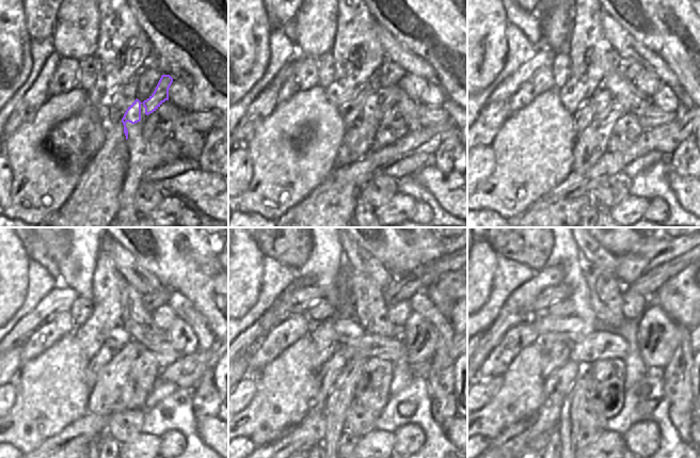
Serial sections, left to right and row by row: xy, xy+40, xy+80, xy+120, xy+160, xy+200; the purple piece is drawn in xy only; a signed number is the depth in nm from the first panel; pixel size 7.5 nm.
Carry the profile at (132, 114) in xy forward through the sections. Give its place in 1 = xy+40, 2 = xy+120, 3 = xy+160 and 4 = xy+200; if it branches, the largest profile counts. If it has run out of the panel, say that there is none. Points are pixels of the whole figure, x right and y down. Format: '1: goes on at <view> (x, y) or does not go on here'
1: goes on at xy+40 (358, 140)
2: goes on at xy+120 (107, 391)
3: goes on at xy+160 (340, 398)
4: goes on at xy+200 (570, 413)

